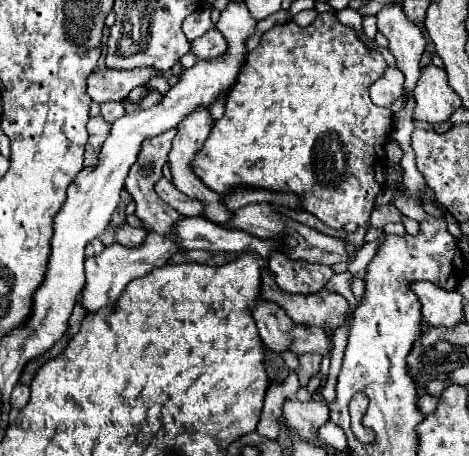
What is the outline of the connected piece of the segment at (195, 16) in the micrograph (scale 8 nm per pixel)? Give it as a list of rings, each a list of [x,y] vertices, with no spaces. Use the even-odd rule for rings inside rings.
[[[202,7],[202,9],[198,9],[198,11],[194,11],[192,15],[186,17],[186,21],[182,25],[182,31],[188,37],[188,41],[194,41],[196,37],[204,35],[210,27],[212,27],[210,7]]]

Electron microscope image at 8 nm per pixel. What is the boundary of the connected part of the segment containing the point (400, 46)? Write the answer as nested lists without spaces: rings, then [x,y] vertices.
[[[400,3],[384,7],[376,19],[378,31],[382,31],[388,39],[388,51],[396,57],[396,67],[406,75],[404,95],[392,105],[392,111],[400,113],[406,107],[408,95],[420,77],[420,57],[426,49],[426,41],[422,29],[408,21]]]

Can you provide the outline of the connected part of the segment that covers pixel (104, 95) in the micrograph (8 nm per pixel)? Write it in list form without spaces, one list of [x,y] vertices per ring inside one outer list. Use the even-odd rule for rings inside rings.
[[[136,67],[128,71],[100,69],[88,77],[88,95],[94,103],[102,105],[108,101],[122,101],[134,87],[146,85],[150,79],[160,77],[156,67]]]

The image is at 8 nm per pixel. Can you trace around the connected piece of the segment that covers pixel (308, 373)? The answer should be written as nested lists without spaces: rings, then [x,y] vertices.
[[[304,353],[298,355],[299,369],[297,371],[299,383],[301,386],[306,386],[310,378],[320,371],[320,361],[322,357],[318,353]]]

